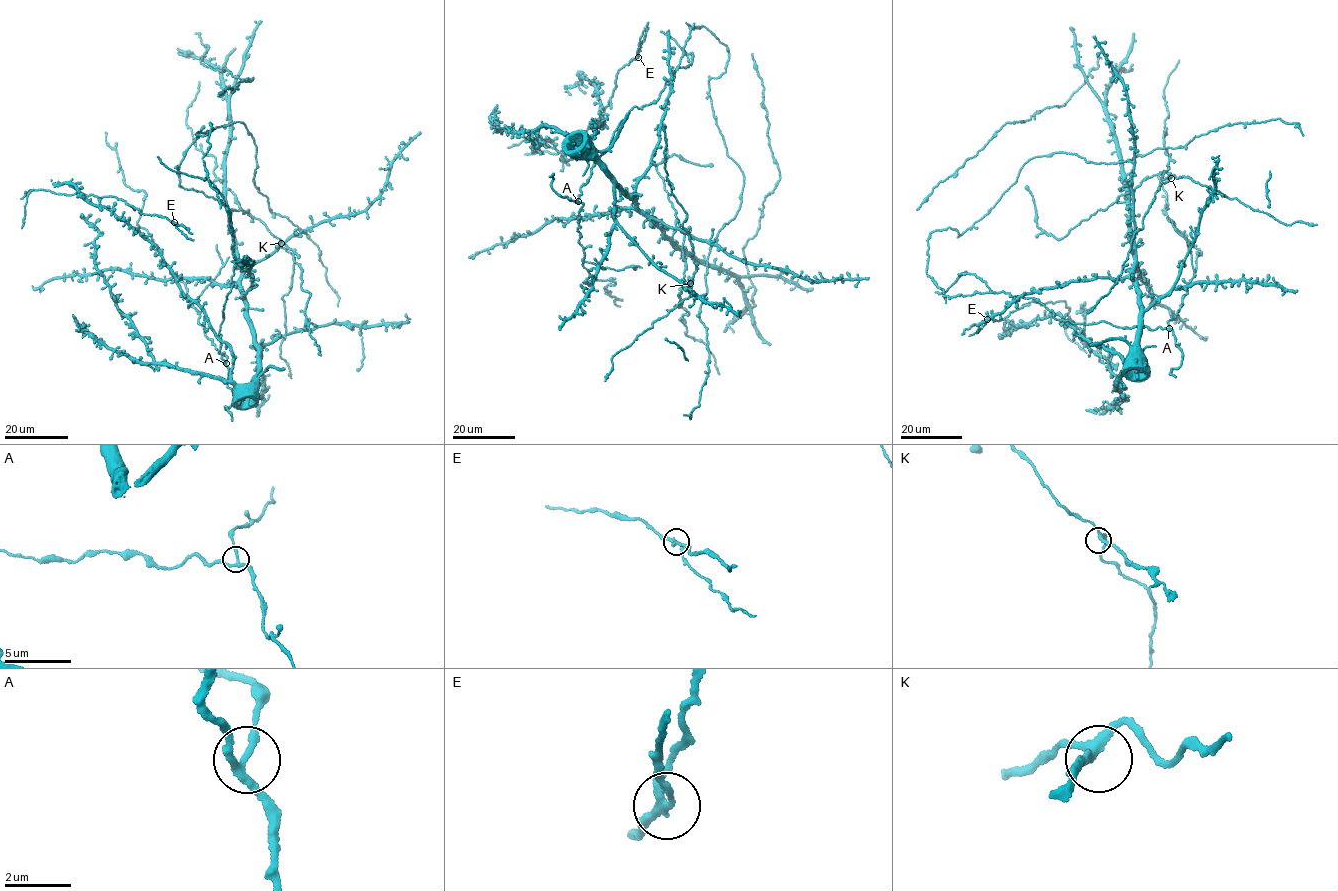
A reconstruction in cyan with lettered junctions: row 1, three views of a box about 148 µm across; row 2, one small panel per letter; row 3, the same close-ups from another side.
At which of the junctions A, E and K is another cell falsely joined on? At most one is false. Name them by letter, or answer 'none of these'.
E

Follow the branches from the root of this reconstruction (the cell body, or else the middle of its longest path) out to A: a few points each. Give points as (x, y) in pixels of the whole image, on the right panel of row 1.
A: (1128, 371), (1140, 334), (1139, 290), (1132, 280), (1107, 276), (1040, 291), (1038, 300), (1056, 319), (1169, 328)

